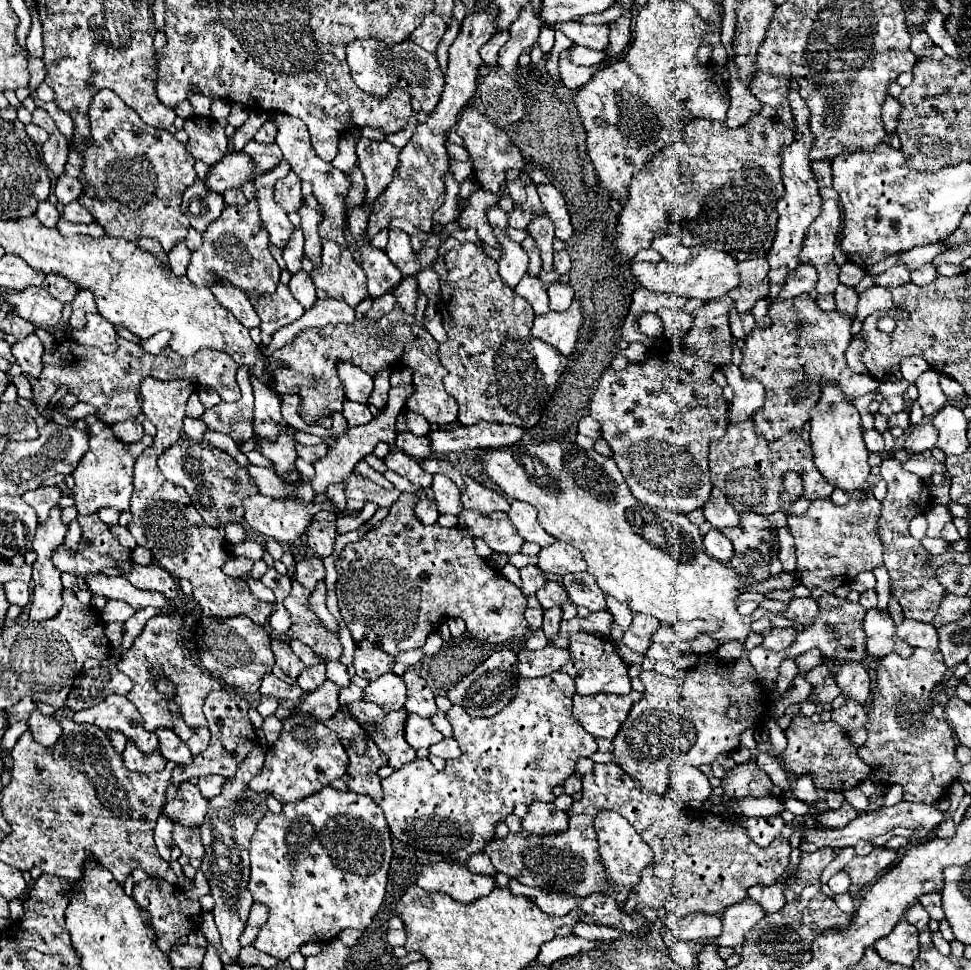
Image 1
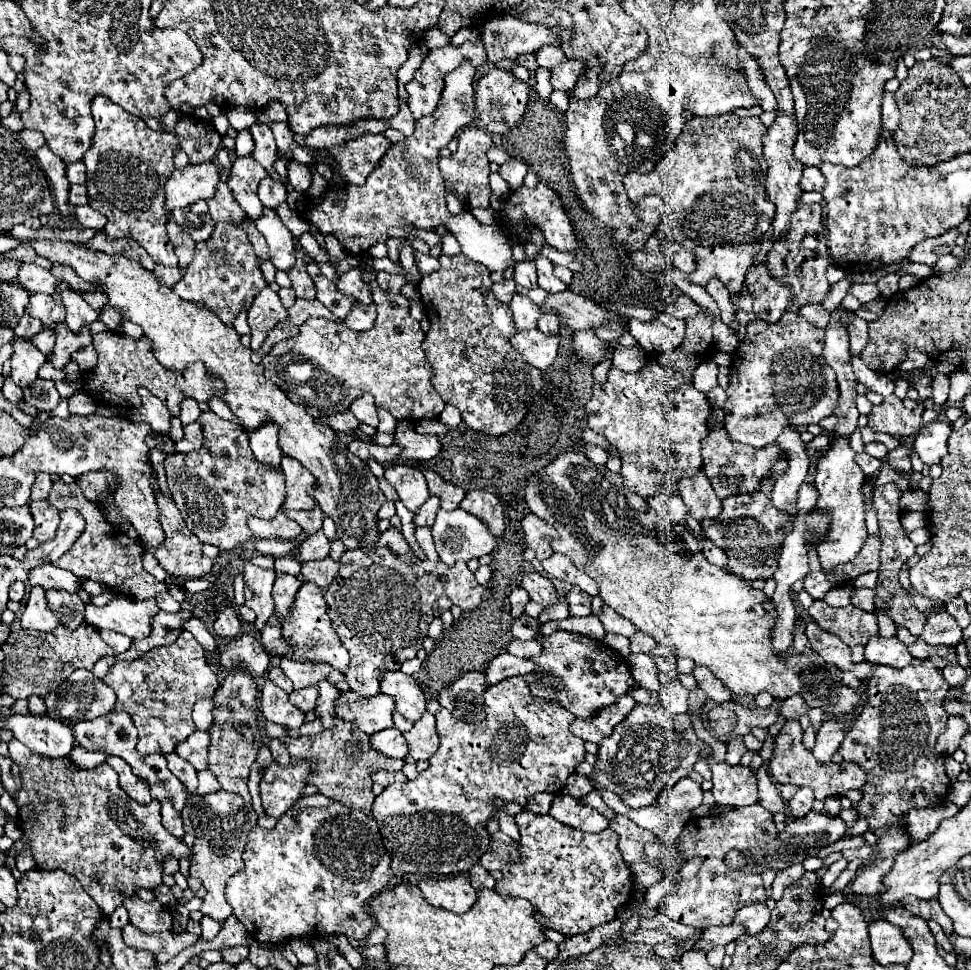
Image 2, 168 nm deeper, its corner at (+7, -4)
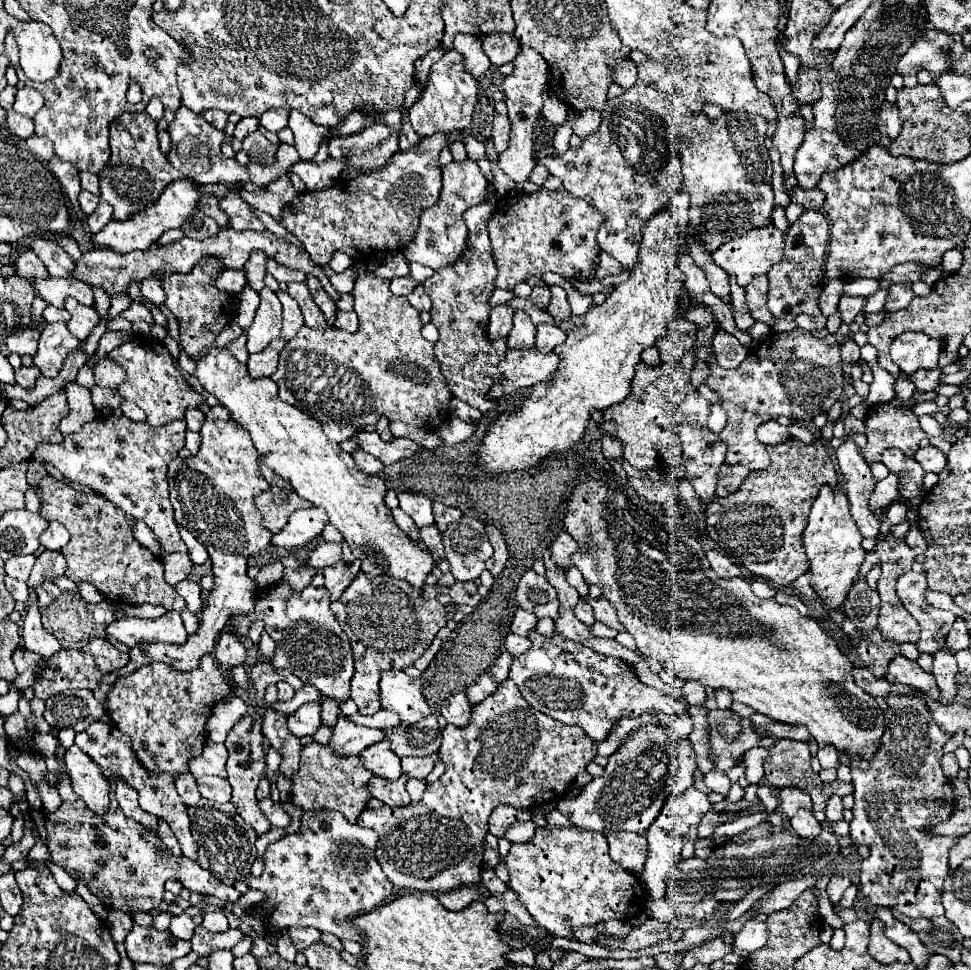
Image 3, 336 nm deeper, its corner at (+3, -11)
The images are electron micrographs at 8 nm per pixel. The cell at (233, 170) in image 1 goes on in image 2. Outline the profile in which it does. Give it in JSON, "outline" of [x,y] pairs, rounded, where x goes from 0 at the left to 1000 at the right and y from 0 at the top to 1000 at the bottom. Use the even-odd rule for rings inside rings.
{"outline":[[[220,167],[194,169],[192,173],[179,175],[171,188],[173,216],[189,214],[204,206],[214,206],[222,200],[227,177]]]}

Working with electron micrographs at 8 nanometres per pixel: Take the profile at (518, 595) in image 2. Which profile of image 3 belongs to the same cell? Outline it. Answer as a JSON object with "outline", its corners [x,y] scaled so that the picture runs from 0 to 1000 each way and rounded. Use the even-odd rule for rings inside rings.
{"outline":[[[531,628],[529,630],[529,638],[525,642],[525,648],[533,655],[544,655],[554,642],[554,636],[548,632],[540,632],[540,628]]]}

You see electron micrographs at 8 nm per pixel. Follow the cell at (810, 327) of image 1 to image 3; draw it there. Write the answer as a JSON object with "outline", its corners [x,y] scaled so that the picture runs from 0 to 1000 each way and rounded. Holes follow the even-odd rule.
{"outline":[[[818,339],[816,343],[793,343],[772,360],[770,368],[762,378],[754,380],[754,385],[735,372],[735,364],[727,376],[731,380],[727,397],[739,403],[742,418],[750,430],[748,440],[742,446],[744,455],[750,459],[748,477],[762,477],[774,486],[785,486],[793,477],[789,461],[779,453],[779,442],[785,436],[799,432],[801,428],[834,434],[865,411],[869,397],[865,356],[861,347],[851,345],[849,349],[838,349],[834,341],[826,339]]]}

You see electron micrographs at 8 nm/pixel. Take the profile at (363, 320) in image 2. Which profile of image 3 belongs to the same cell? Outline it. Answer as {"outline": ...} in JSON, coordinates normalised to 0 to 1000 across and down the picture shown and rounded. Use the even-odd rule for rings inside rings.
{"outline":[[[348,321],[342,337],[354,339],[354,341],[358,341],[358,343],[367,343],[367,339],[369,339],[369,325],[367,325],[365,321],[360,321],[360,323]]]}

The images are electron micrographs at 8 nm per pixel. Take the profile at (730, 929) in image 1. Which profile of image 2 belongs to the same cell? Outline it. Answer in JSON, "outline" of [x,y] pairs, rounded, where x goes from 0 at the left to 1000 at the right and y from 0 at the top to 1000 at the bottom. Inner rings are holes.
{"outline":[[[750,953],[750,955],[733,955],[733,957],[727,957],[723,967],[715,973],[715,977],[721,977],[721,979],[731,979],[735,975],[748,975],[752,971],[756,971],[762,963],[766,963],[766,955],[764,953]]]}

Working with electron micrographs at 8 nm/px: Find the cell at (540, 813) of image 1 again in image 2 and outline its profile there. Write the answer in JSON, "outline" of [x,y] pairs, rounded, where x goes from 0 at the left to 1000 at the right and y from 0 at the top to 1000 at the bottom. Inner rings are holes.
{"outline":[[[542,833],[531,839],[529,845],[536,856],[536,887],[517,895],[519,903],[509,915],[515,924],[533,924],[544,928],[552,936],[552,946],[560,946],[562,957],[571,957],[581,965],[593,965],[630,951],[636,936],[649,930],[649,897],[636,874],[639,862],[630,854],[624,854],[616,860],[606,860],[577,849],[566,839],[550,839]]]}

